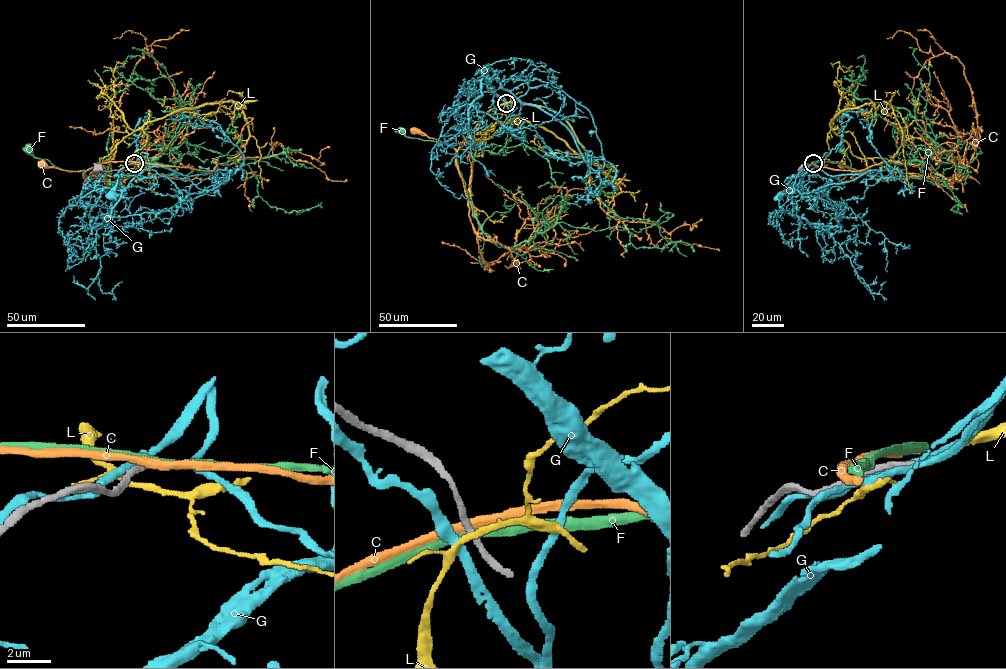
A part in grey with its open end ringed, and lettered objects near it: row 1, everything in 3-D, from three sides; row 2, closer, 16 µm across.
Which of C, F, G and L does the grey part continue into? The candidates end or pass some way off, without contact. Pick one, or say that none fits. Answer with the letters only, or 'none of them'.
none of them

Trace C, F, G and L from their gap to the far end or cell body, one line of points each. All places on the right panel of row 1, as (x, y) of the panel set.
C: (813, 162), (839, 163), (864, 173), (851, 171), (842, 164)
F: (813, 162), (838, 162), (860, 170), (851, 169), (841, 147)
G: (814, 163), (798, 175), (791, 176), (780, 196)
L: (813, 163), (829, 154), (831, 122), (865, 104), (886, 101), (907, 140), (900, 115), (889, 107), (886, 116)

